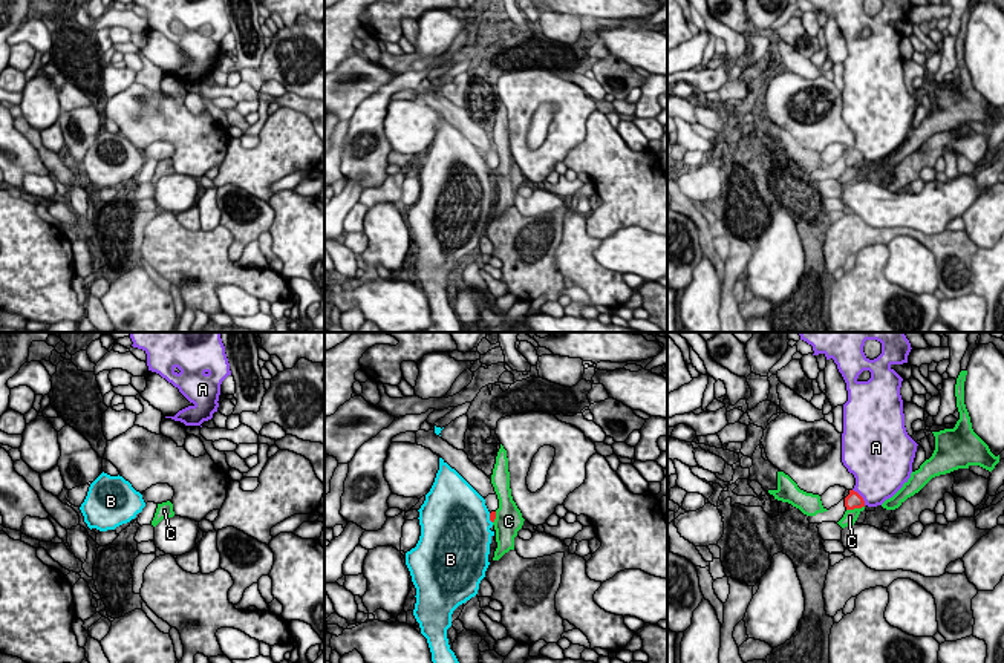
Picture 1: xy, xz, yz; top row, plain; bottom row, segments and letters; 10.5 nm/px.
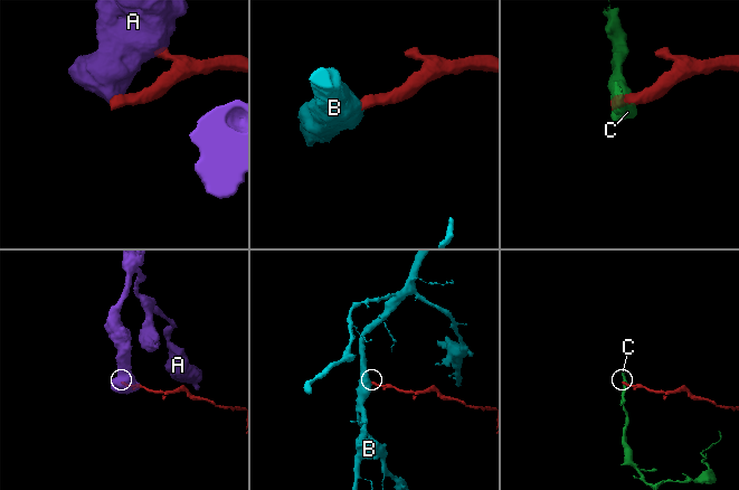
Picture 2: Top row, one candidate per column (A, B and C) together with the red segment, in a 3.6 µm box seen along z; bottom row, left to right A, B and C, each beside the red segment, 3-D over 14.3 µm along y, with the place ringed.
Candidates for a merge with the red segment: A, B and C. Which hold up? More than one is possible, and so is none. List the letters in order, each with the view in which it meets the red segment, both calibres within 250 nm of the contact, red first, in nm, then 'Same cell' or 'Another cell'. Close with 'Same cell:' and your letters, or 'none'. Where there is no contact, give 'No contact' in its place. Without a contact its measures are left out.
A: Touches red in yz. Thickness 160 nm (red) against 460 nm. Another cell
B: Touches red in xz. Thickness 60 nm (red) against 480 nm. Same cell
C: Touches red in yz. Thickness 160 nm (red) against 140 nm. Another cell
Same cell: B

